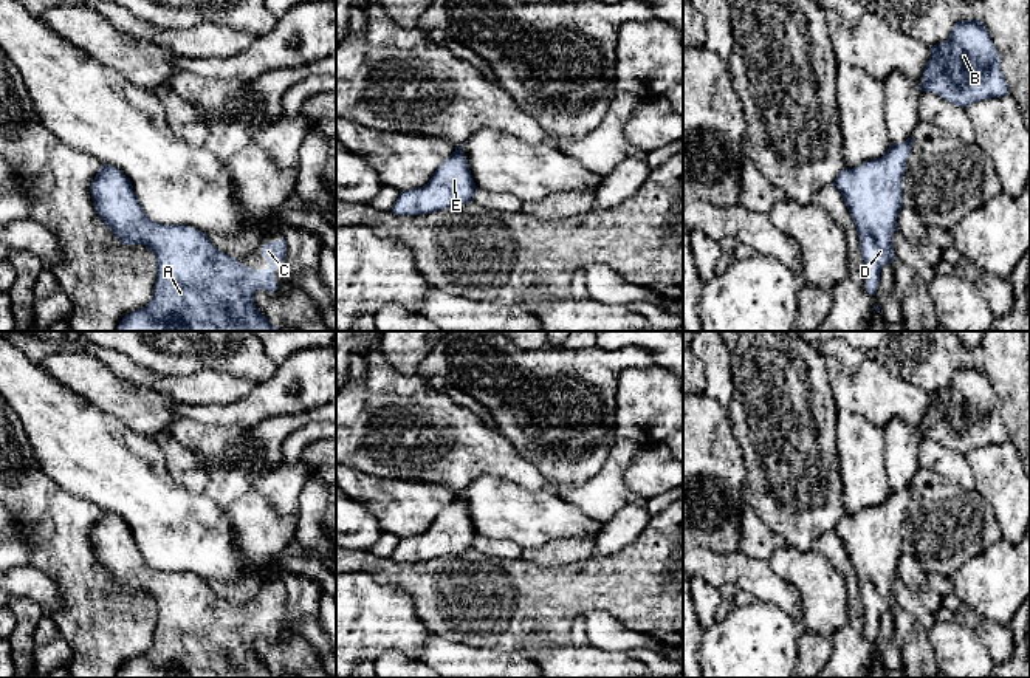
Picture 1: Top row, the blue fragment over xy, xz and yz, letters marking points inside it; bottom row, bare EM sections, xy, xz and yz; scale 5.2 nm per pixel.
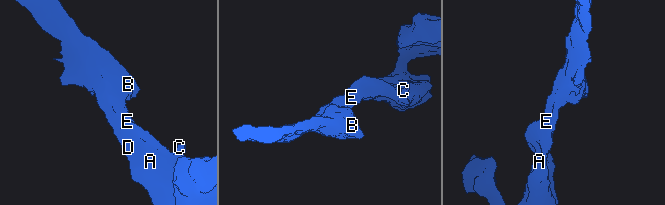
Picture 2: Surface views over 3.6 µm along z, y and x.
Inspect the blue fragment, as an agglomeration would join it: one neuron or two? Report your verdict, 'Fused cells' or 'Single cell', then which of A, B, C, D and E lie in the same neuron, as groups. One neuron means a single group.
Single cell. Groups: A B C D E

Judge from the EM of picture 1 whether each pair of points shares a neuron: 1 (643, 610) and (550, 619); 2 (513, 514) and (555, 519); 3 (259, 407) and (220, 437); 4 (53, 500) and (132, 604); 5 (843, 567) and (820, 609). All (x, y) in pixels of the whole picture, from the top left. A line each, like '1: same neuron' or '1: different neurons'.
1: same neuron
2: same neuron
3: different neurons
4: same neuron
5: different neurons

